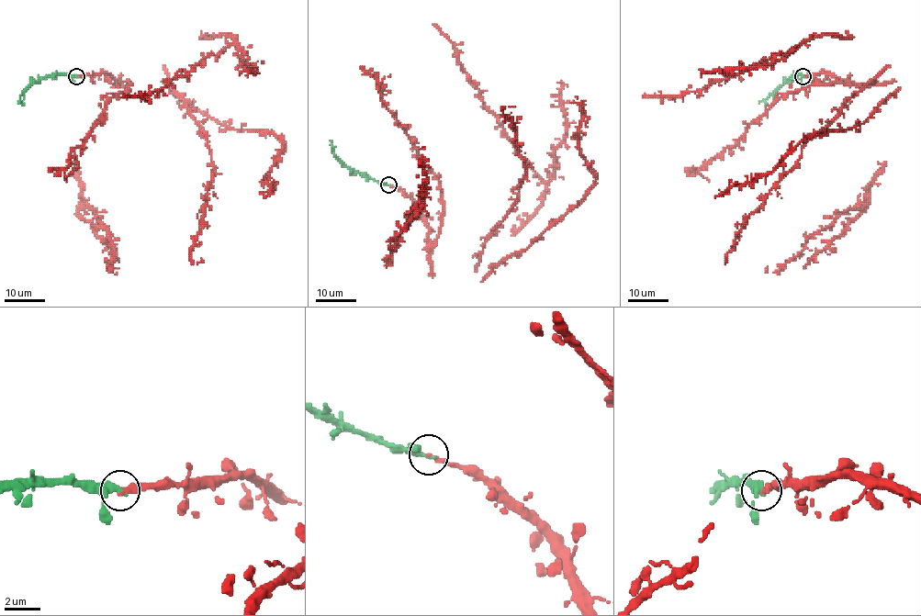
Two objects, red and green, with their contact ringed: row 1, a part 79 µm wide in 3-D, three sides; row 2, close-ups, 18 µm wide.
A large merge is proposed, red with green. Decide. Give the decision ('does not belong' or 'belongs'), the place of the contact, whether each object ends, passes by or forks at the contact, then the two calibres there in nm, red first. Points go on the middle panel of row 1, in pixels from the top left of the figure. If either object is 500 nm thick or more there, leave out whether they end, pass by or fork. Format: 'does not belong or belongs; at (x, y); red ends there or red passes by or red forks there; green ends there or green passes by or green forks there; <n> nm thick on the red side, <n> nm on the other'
belongs; at (388, 184); red ends there; green passes by; 320 nm thick on the red side, 280 nm on the other

